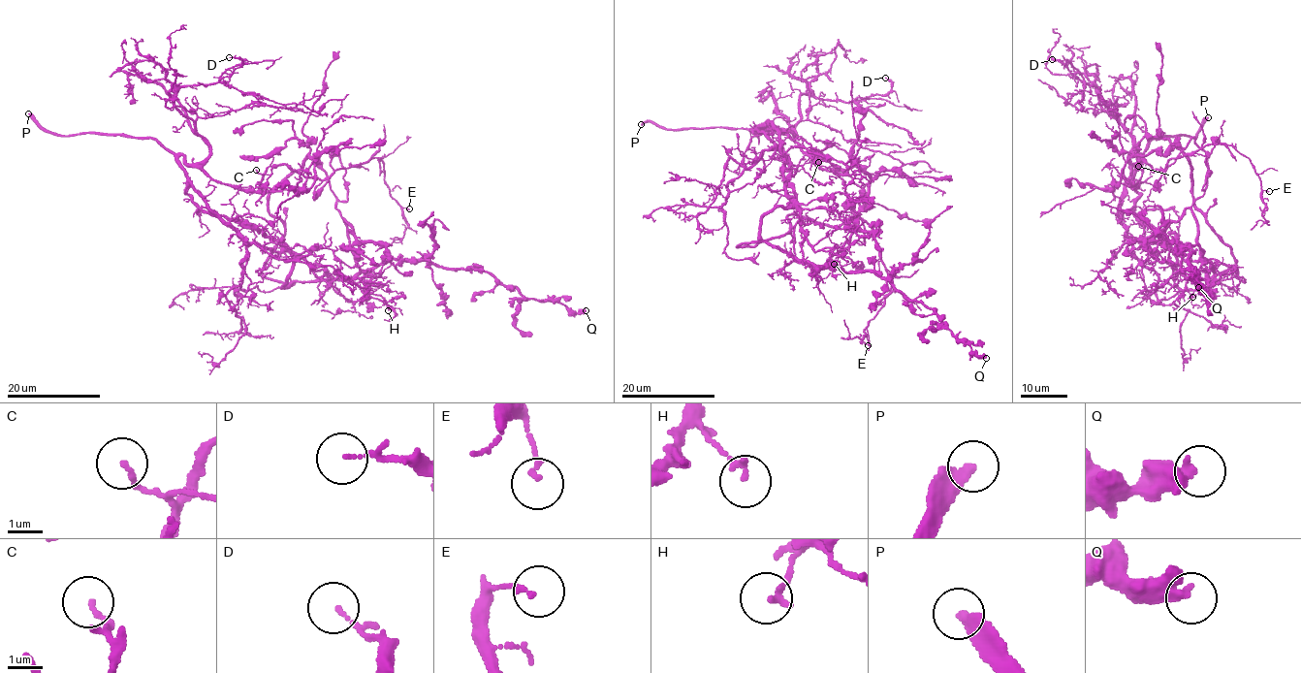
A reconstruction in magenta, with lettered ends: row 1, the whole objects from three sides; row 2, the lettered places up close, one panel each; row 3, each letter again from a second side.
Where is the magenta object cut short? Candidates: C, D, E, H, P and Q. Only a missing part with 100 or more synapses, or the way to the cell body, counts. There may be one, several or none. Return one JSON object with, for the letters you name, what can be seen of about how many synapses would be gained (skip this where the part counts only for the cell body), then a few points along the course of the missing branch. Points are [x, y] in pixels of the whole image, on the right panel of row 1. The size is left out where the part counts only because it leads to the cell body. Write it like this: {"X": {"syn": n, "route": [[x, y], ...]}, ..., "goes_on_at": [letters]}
{"P": {"route": [[1208, 117], [1211, 97], [1235, 56], [1249, 53], [1253, 44], [1256, 19], [1253, 7], [1248, 6]]}, "goes_on_at": ["P"]}

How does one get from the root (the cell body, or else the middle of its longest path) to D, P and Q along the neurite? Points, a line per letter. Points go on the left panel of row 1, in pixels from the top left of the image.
D: (259, 231), (187, 192), (182, 166), (208, 156), (208, 143), (174, 93), (231, 77), (241, 60), (229, 57)
P: (259, 231), (203, 210), (187, 192), (187, 173), (155, 140), (94, 133), (58, 135), (42, 128), (28, 113)
Q: (259, 231), (329, 278), (350, 279), (391, 259), (429, 260), (586, 310)

